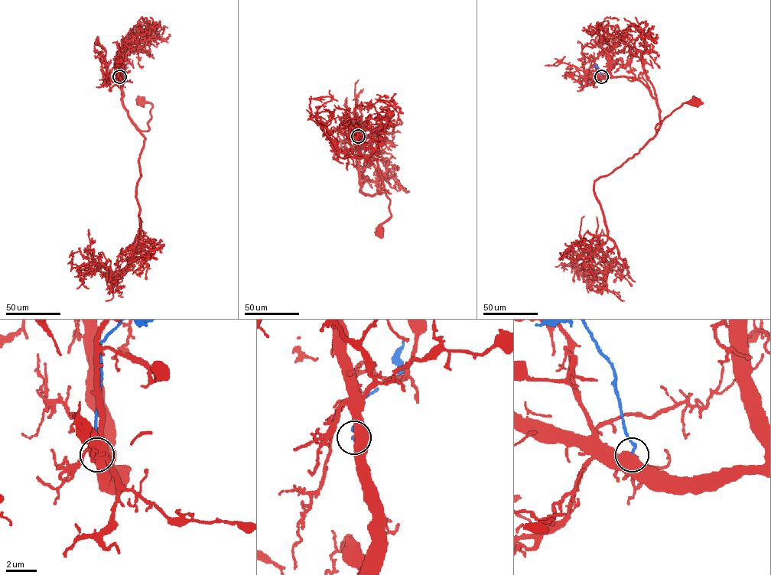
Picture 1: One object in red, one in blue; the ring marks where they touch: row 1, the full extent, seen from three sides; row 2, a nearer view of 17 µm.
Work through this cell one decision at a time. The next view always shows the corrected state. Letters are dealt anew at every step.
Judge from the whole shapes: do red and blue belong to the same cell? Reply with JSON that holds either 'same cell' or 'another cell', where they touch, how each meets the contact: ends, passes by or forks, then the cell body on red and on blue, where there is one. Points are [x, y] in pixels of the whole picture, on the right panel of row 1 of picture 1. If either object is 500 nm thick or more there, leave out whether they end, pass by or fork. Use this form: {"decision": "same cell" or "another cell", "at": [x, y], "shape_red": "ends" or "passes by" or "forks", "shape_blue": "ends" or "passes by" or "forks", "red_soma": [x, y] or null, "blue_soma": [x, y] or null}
{"decision": "another cell", "at": [601, 76], "red_soma": [695, 102], "blue_soma": null}

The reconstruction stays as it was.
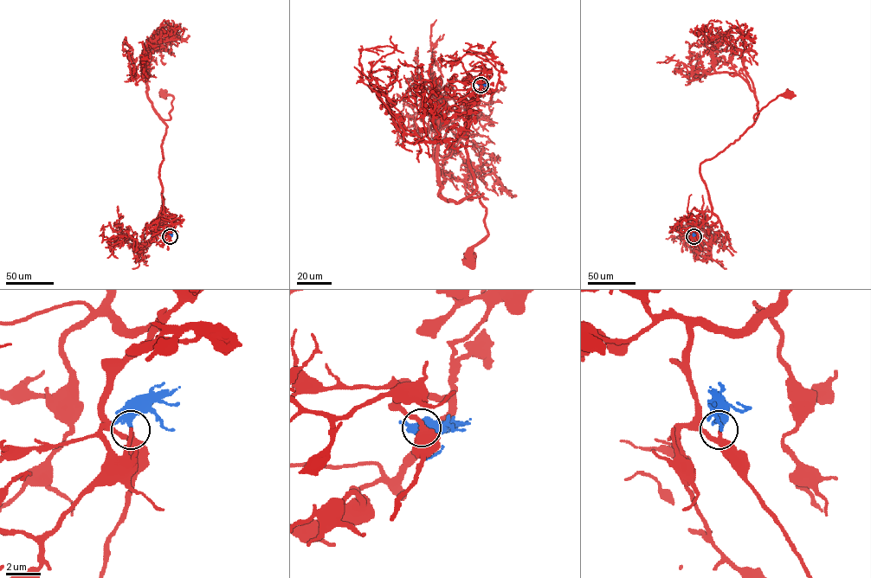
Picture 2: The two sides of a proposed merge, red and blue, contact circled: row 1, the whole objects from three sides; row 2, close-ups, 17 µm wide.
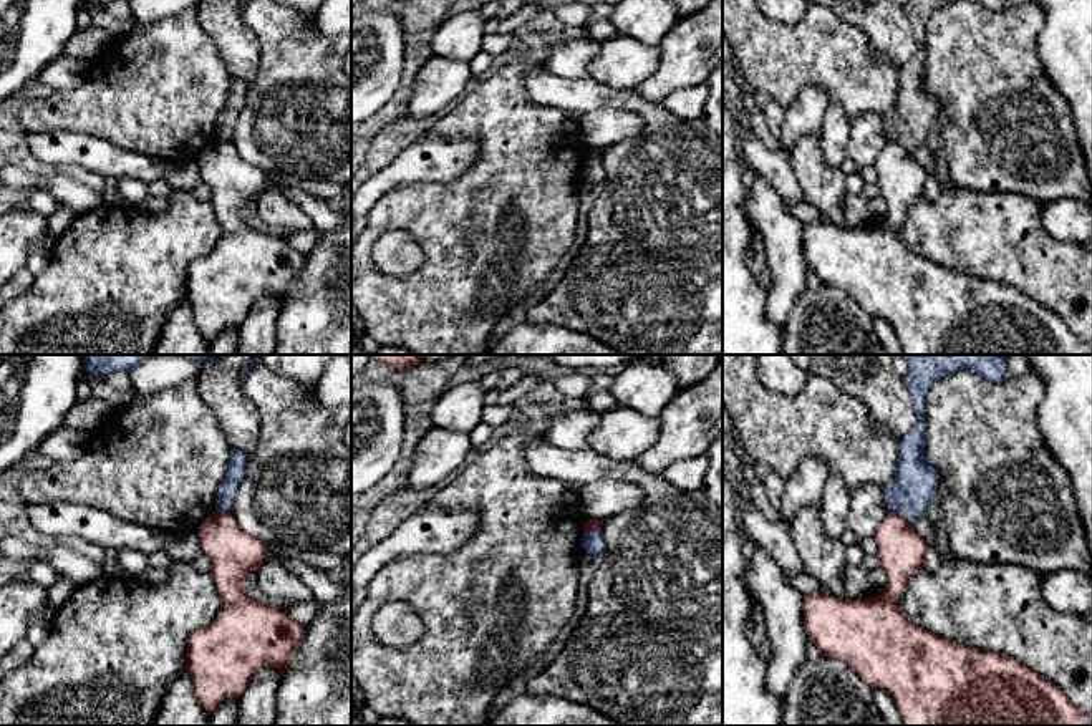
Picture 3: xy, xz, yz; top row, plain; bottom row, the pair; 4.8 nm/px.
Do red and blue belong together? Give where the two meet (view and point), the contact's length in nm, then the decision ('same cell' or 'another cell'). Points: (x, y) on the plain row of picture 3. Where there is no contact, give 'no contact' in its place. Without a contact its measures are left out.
meets red in yz at (898, 143); contact 130 nm long; another cell

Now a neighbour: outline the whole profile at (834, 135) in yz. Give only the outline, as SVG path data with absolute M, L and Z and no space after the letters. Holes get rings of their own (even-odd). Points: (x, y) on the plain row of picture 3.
M830 103L822 131L820 131L820 149L827 162L833 167L840 167L847 157L847 141L848 141L848 121L843 108L838 103Z

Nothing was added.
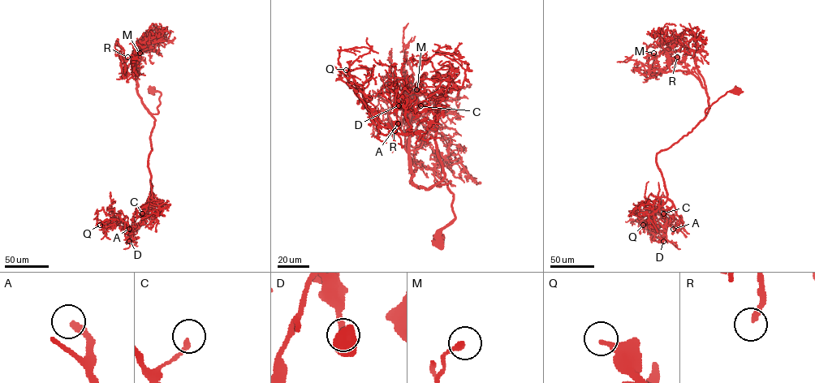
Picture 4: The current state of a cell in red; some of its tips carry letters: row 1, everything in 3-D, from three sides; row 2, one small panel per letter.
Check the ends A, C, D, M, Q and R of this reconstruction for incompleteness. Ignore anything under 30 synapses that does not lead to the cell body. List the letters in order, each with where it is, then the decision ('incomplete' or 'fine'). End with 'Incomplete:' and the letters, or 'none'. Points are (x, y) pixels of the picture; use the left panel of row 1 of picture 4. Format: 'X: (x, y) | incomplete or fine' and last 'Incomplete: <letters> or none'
A: (129, 229) | incomplete
C: (142, 213) | fine
D: (129, 241) | fine
M: (140, 53) | fine
Q: (100, 225) | fine
R: (127, 57) | incomplete
Incomplete: A, R

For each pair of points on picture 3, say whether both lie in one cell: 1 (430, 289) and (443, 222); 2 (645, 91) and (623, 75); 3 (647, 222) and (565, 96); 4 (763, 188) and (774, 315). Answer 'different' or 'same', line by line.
1: same
2: different
3: same
4: same

